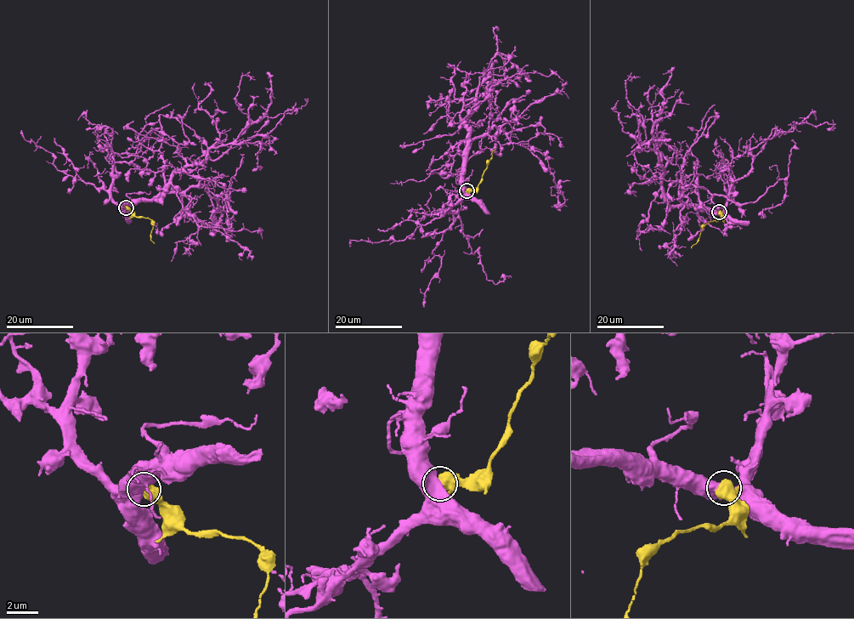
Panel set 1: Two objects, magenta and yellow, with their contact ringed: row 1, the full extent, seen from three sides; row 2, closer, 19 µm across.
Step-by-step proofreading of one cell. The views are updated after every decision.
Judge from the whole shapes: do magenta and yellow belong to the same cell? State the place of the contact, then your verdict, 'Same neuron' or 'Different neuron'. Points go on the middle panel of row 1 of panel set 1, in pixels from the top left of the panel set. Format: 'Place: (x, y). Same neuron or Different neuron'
Place: (466, 190). Different neuron

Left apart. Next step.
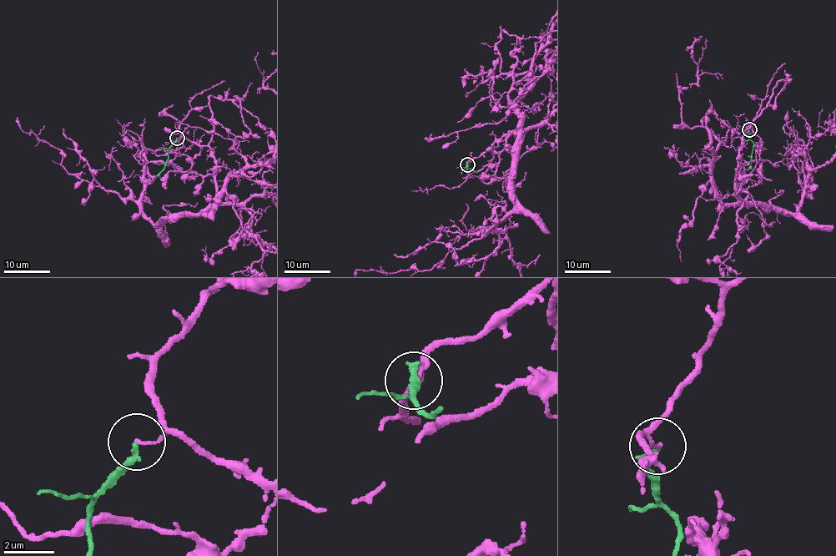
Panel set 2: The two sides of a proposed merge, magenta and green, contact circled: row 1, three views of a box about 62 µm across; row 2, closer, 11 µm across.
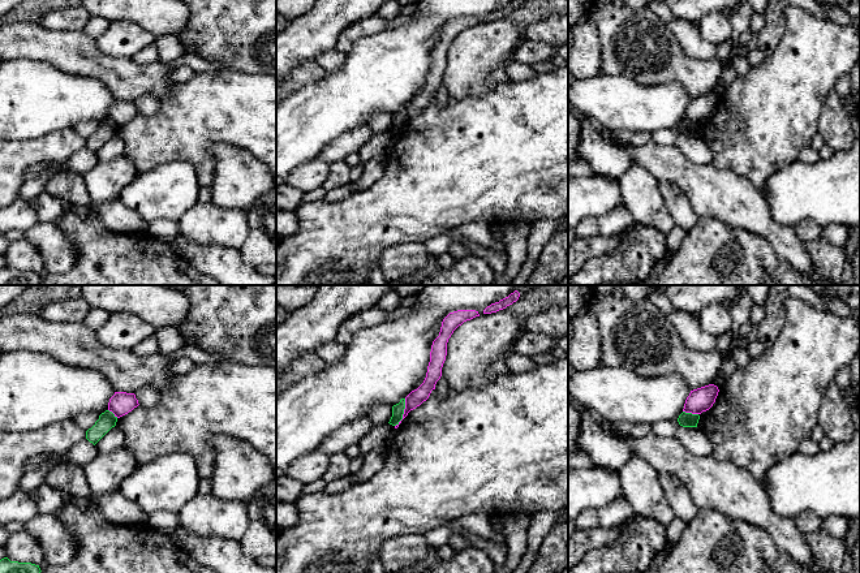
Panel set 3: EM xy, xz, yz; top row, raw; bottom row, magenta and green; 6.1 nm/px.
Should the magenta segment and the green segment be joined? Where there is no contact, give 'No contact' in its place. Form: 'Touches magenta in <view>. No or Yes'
Touches magenta in xz. No

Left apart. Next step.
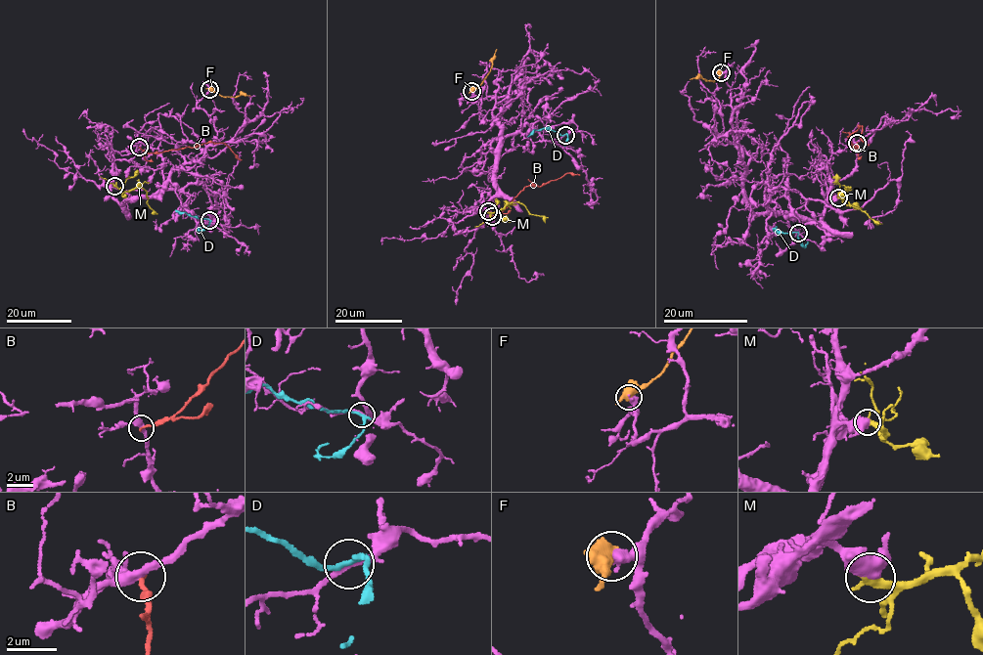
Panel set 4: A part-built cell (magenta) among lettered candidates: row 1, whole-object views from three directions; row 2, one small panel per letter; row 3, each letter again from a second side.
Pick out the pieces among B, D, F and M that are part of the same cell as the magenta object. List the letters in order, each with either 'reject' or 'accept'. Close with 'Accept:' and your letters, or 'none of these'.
B: reject
D: reject
F: reject
M: accept
Accept: M

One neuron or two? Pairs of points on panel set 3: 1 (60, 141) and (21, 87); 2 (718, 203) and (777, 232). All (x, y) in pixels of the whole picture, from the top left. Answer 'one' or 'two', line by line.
1: two
2: one

